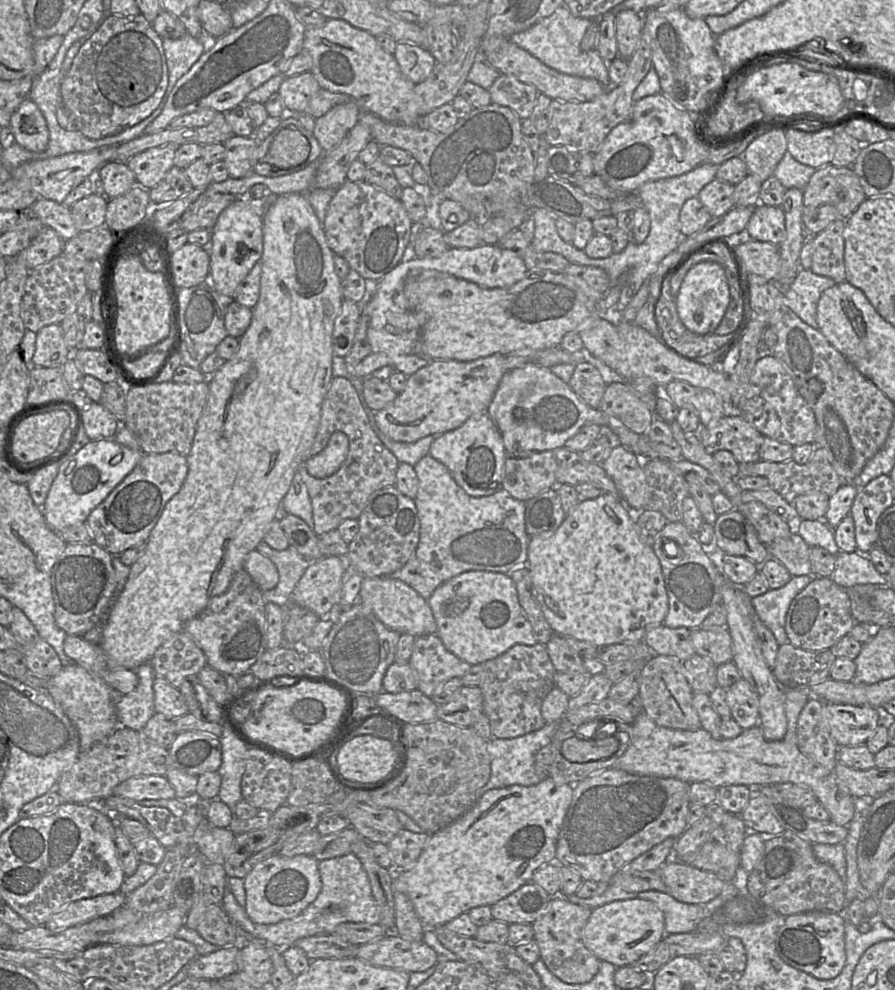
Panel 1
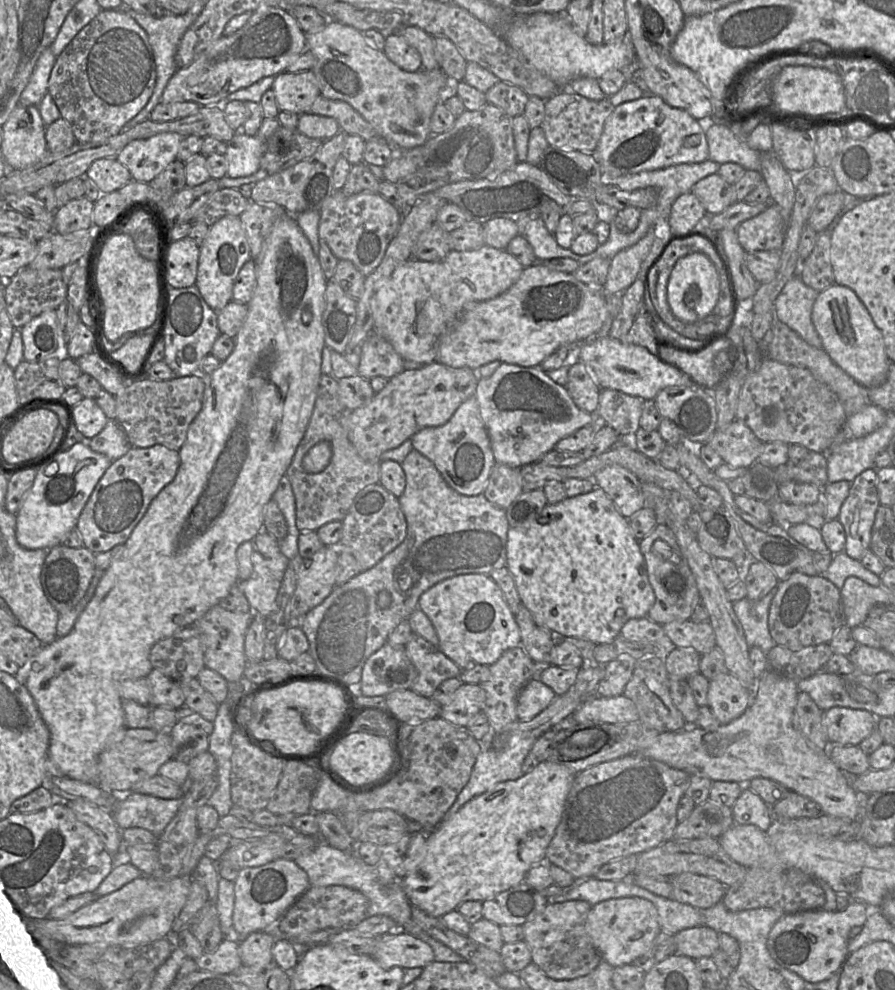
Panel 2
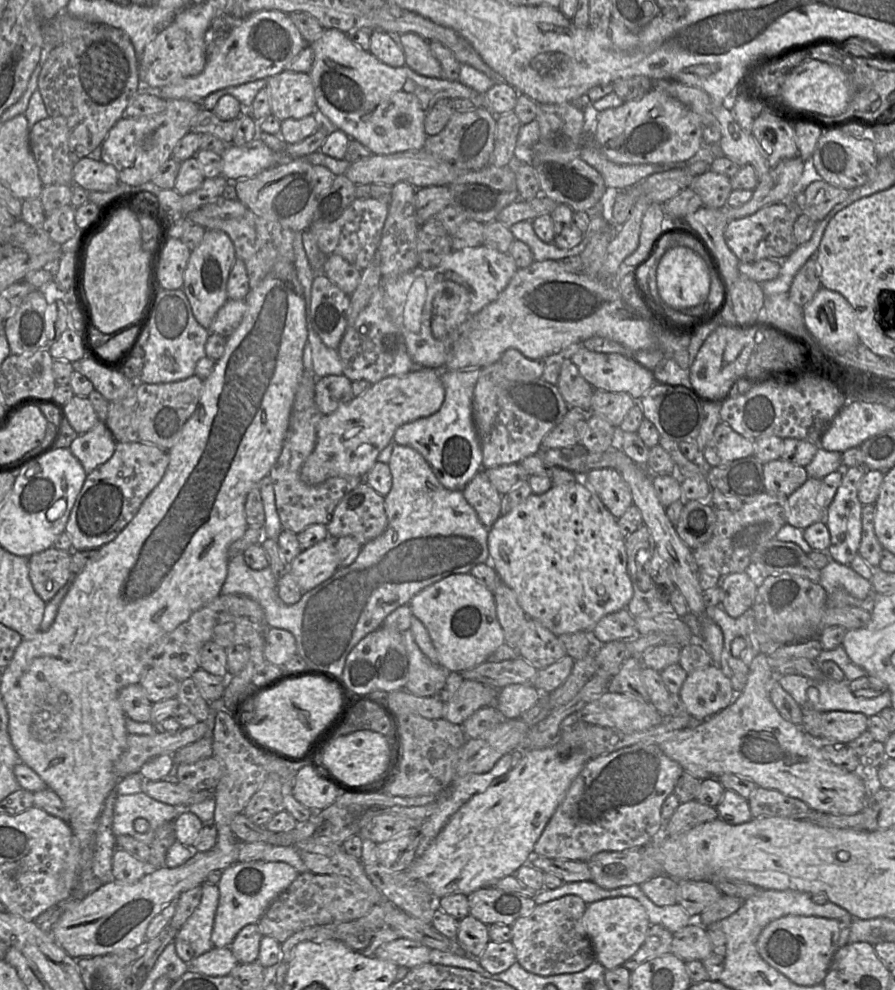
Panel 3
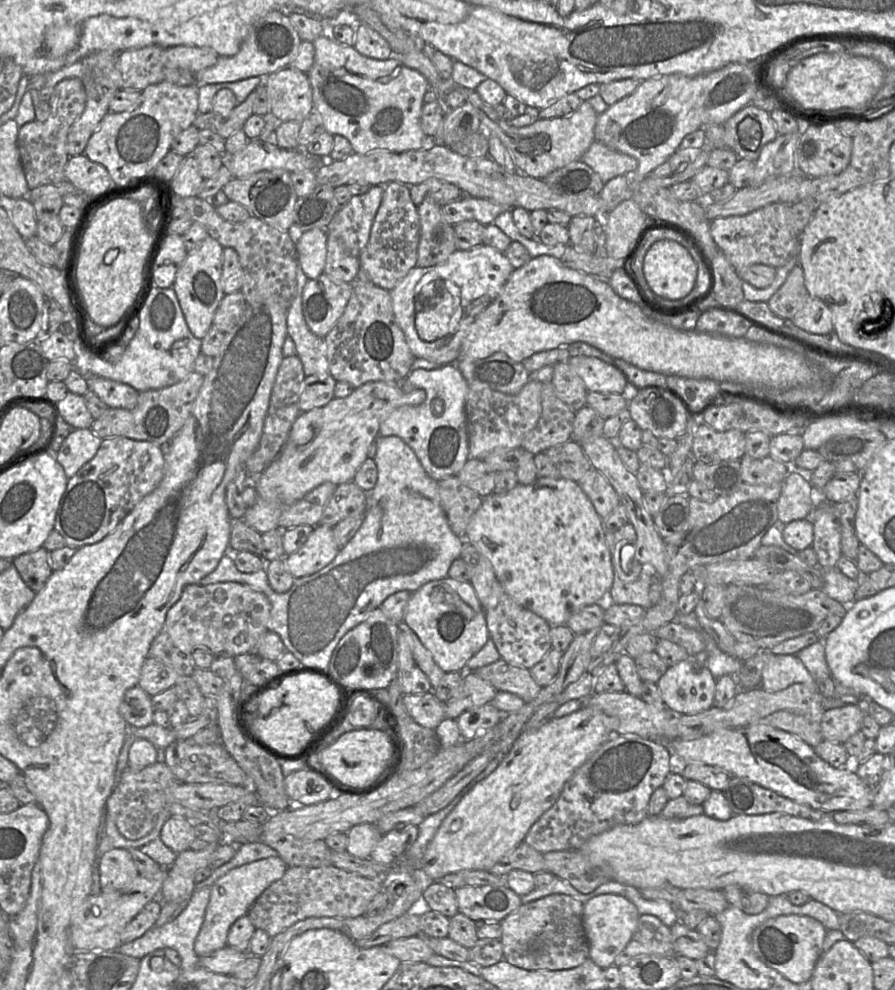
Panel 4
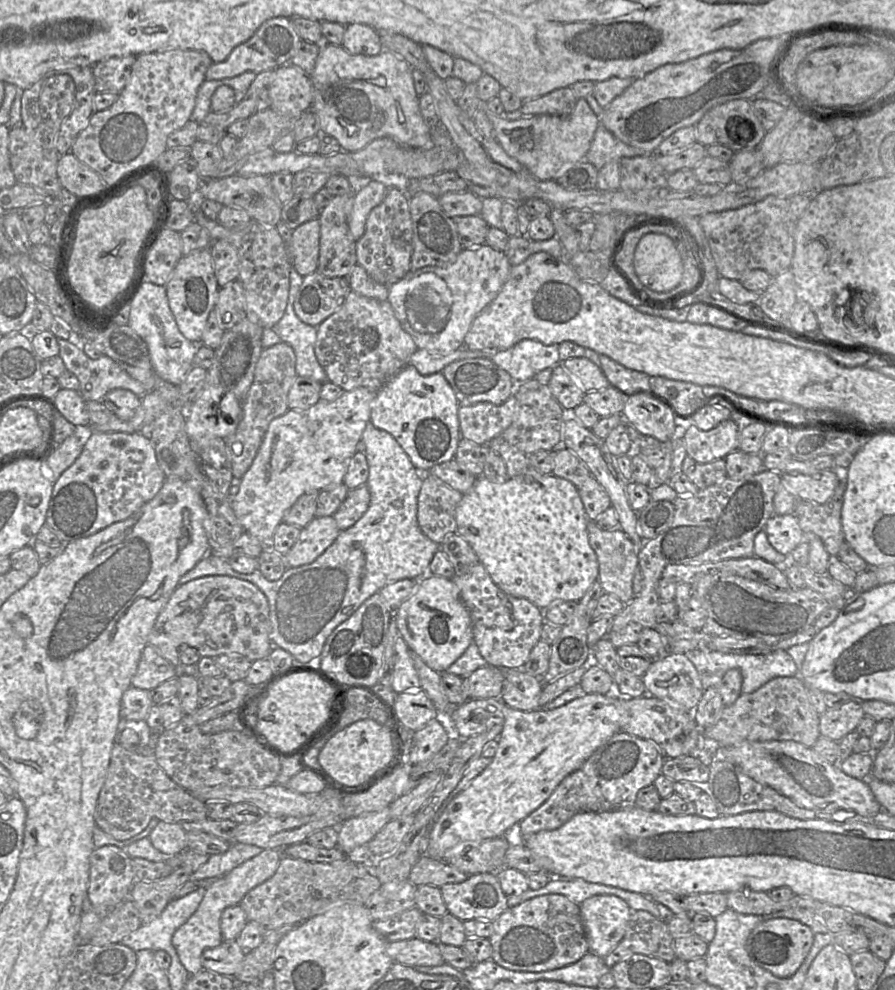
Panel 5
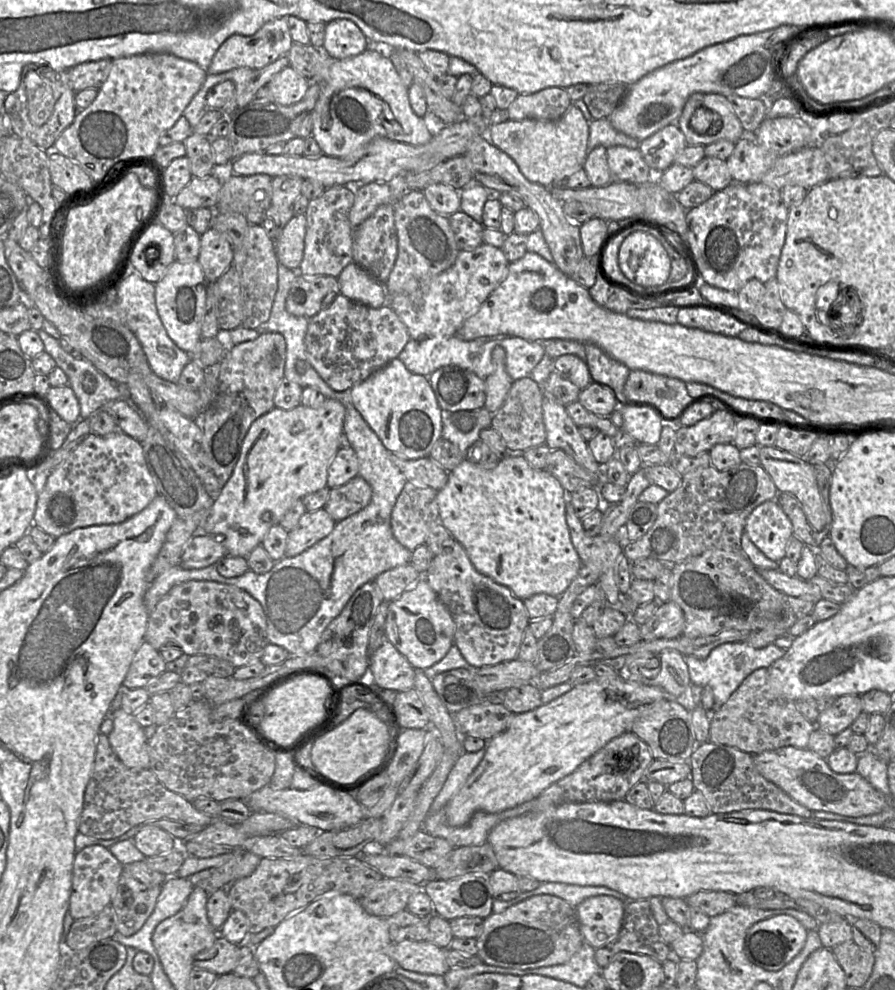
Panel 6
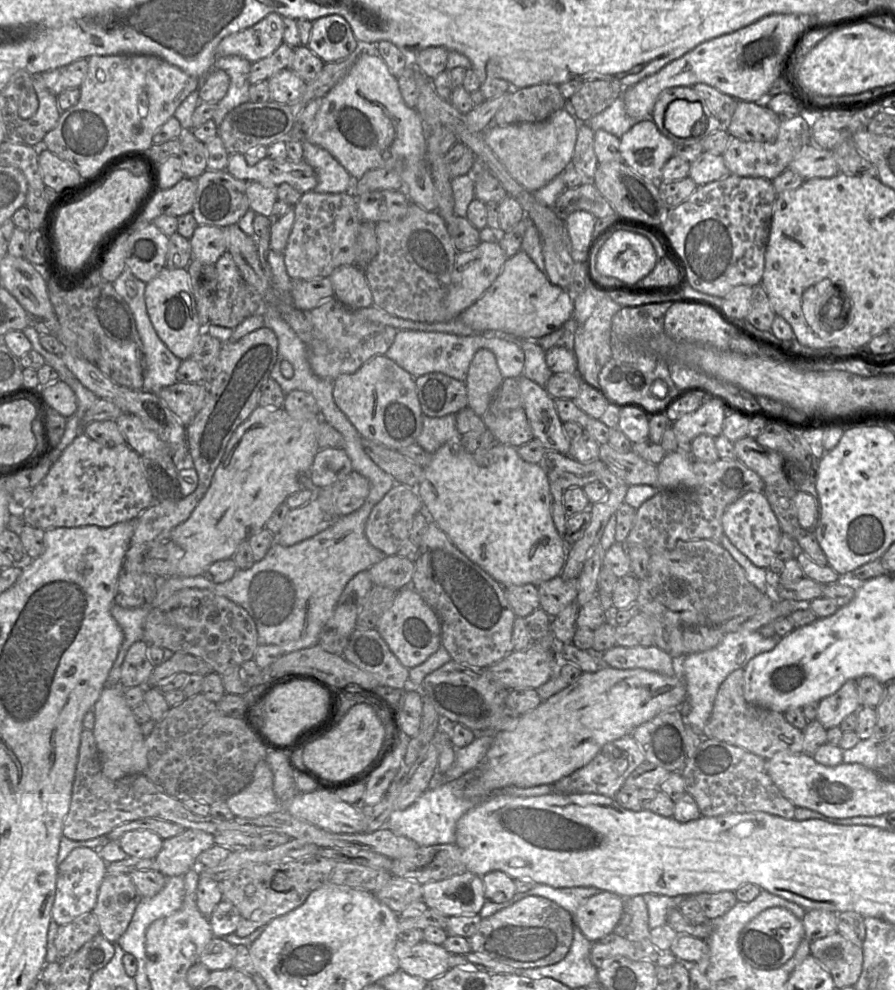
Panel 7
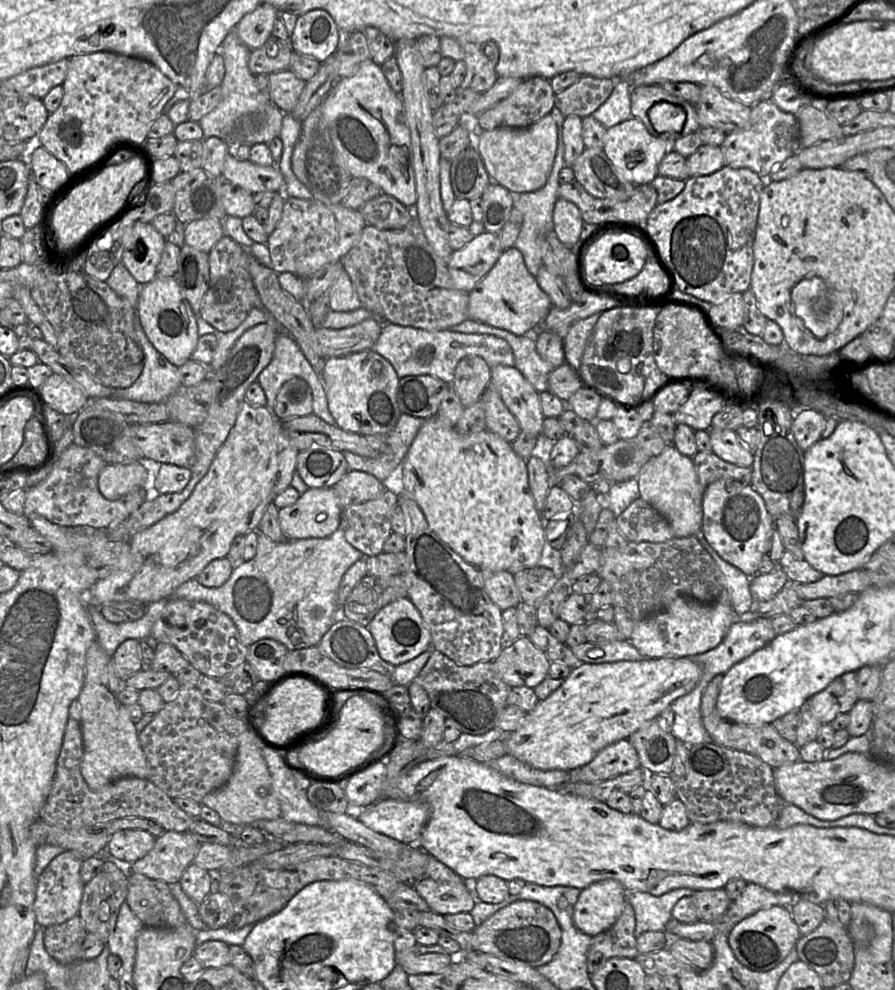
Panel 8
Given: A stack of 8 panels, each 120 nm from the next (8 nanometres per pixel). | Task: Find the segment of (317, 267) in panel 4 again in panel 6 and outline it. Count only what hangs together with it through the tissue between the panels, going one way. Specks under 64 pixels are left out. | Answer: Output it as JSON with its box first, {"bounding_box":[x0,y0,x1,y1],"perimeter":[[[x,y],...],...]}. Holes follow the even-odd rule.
{"bounding_box":[275,214,306,271],"perimeter":[[[304,214],[293,216],[282,228],[275,243],[278,261],[285,267],[298,271],[304,254],[306,217]]]}

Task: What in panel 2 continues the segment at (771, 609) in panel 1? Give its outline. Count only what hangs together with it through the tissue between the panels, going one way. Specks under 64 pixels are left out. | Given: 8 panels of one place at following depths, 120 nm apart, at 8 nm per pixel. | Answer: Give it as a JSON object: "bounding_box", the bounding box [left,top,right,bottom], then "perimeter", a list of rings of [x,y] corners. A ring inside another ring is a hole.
{"bounding_box":[733,589,776,654],"perimeter":[[[774,589],[754,602],[746,598],[733,602],[733,610],[740,621],[748,646],[759,647],[766,654],[776,646],[768,628],[768,613],[773,596]]]}

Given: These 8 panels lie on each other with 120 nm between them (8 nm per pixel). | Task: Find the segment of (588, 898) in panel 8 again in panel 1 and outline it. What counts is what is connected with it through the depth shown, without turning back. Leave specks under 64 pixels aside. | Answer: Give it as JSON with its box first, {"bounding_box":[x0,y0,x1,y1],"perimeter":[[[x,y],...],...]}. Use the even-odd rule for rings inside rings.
{"bounding_box":[583,899,665,968],"perimeter":[[[629,899],[614,901],[592,909],[583,930],[583,942],[600,961],[607,961],[620,968],[631,966],[650,953],[665,935],[663,912],[649,900]]]}

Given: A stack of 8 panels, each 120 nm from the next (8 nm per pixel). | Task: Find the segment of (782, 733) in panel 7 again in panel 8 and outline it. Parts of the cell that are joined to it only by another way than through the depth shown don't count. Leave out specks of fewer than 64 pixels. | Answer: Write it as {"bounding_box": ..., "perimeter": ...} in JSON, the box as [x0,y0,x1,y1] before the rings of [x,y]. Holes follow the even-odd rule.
{"bounding_box":[701,675,800,768],"perimeter":[[[723,675],[715,676],[703,692],[701,698],[702,724],[712,742],[727,748],[750,753],[760,758],[771,768],[777,768],[786,763],[794,763],[800,760],[799,747],[782,738],[771,724],[742,725],[723,719],[716,707]]]}

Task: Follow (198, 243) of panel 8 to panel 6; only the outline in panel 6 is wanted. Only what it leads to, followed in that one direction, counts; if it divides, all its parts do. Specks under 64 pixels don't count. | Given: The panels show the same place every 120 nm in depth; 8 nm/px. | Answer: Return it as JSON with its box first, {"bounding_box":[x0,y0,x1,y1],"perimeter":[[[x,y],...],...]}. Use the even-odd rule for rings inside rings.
{"bounding_box":[197,227,233,283],"perimeter":[[[210,227],[201,235],[197,261],[208,283],[214,283],[232,266],[233,257],[231,244],[219,231]]]}

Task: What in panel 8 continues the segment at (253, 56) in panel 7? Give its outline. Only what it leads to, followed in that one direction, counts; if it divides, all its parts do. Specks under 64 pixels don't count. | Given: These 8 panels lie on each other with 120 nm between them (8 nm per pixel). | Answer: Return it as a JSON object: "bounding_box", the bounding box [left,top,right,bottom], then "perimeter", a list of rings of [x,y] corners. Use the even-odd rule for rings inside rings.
{"bounding_box":[235,3,279,49],"perimeter":[[[262,3],[243,16],[235,27],[240,40],[250,49],[261,47],[271,36],[279,11],[269,3]]]}

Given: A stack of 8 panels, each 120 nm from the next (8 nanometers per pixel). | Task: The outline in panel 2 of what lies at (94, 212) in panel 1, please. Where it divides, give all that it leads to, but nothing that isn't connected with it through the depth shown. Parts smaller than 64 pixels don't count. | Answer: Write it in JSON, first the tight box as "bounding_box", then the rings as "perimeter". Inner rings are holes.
{"bounding_box":[52,197,94,234],"perimeter":[[[85,197],[69,201],[54,212],[52,230],[69,234],[87,230],[93,225],[94,202]]]}

